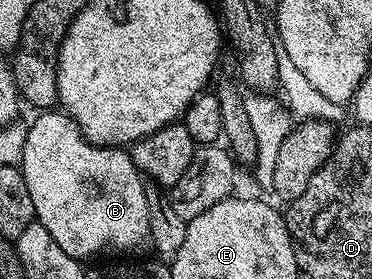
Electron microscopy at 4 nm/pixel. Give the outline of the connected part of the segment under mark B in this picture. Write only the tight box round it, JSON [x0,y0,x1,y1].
[20,109,150,261]

